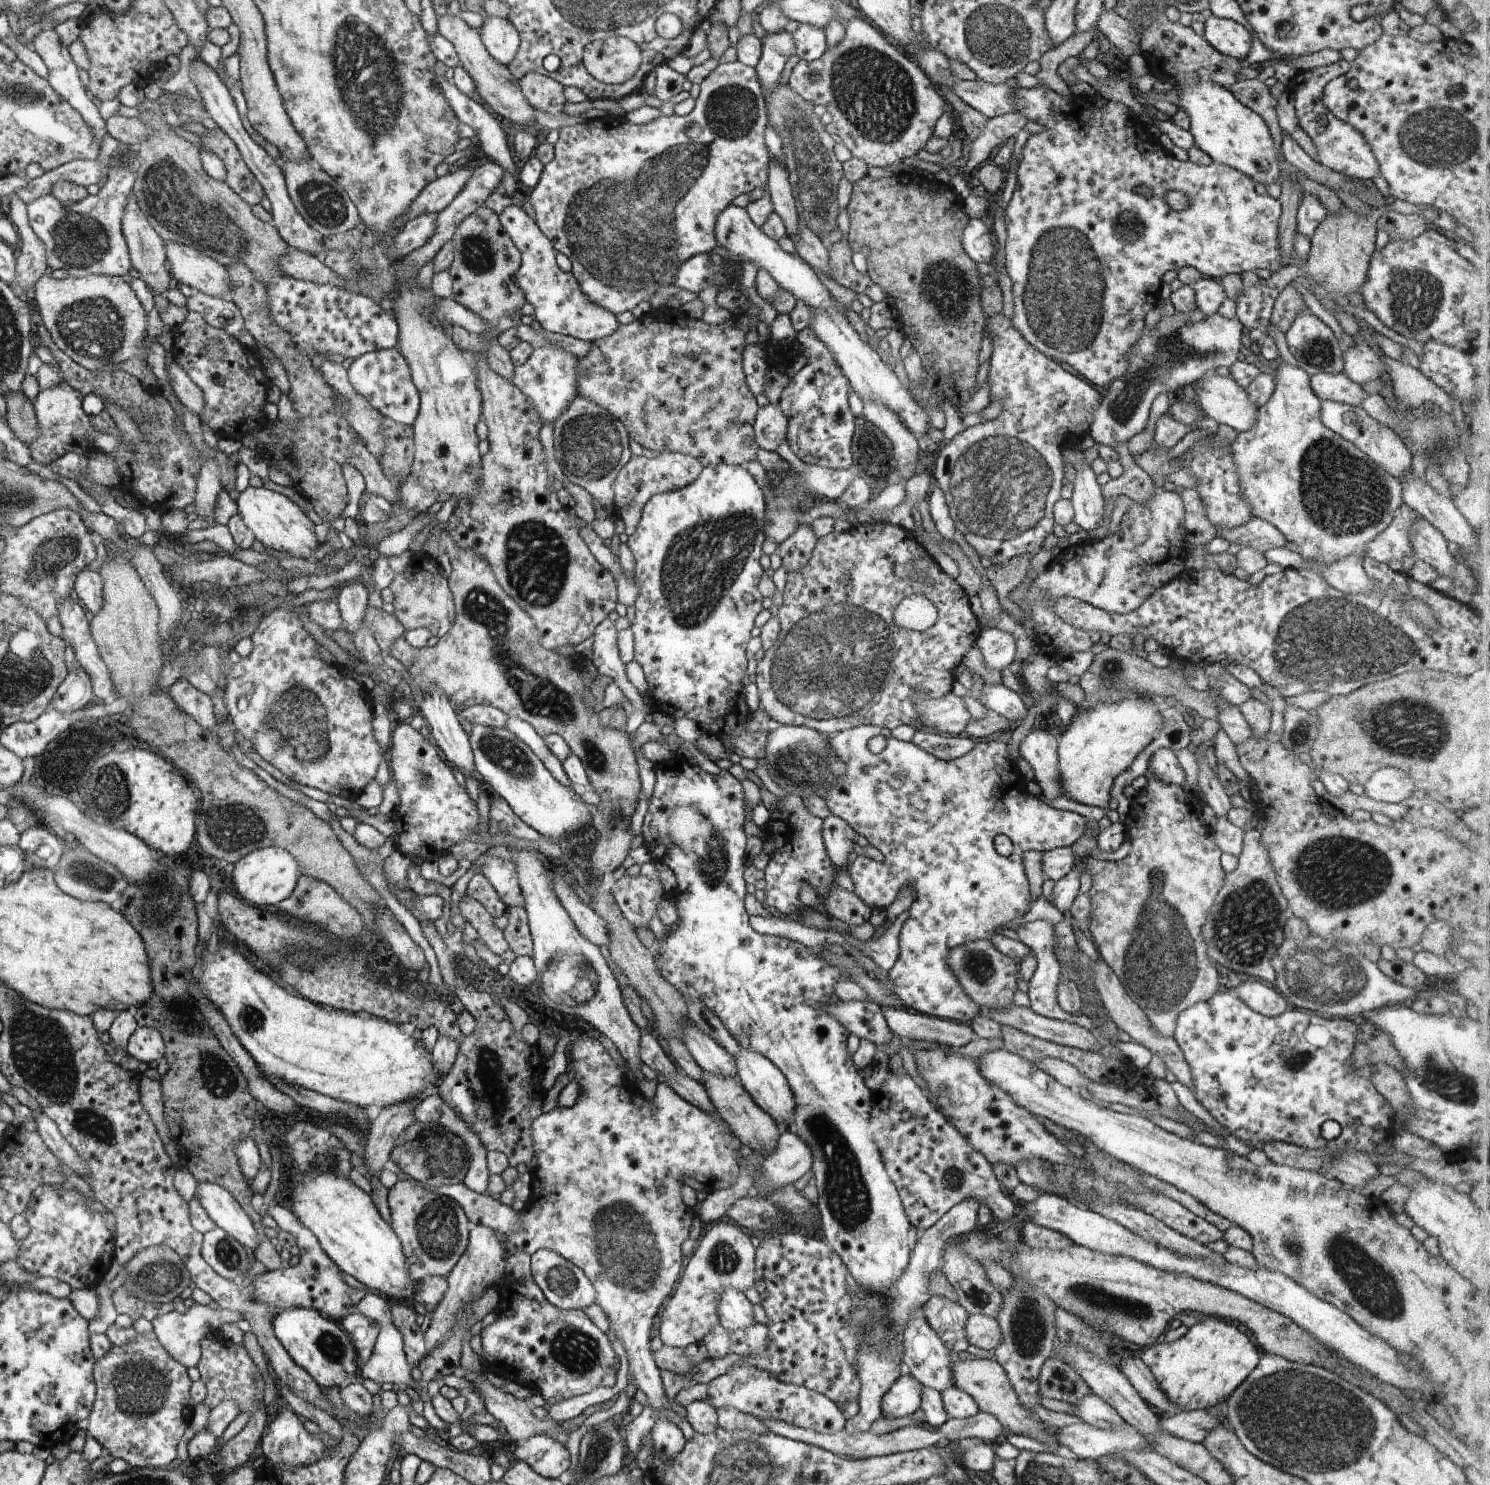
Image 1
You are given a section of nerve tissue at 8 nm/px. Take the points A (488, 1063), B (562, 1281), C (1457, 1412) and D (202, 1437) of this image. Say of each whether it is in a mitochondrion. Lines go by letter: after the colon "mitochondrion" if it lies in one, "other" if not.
A: mitochondrion
B: mitochondrion
C: other
D: other

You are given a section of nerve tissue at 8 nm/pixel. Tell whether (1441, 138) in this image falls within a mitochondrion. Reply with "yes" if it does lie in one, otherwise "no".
yes

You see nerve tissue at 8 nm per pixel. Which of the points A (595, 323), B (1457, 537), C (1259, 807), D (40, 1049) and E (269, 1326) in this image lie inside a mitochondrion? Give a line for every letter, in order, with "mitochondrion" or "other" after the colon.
A: other
B: other
C: other
D: mitochondrion
E: other

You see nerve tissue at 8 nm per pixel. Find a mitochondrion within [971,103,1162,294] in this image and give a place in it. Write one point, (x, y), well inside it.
(1127, 227)

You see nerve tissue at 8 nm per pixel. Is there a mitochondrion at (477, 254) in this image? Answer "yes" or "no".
yes

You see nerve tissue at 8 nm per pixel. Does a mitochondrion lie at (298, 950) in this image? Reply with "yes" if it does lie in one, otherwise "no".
yes

